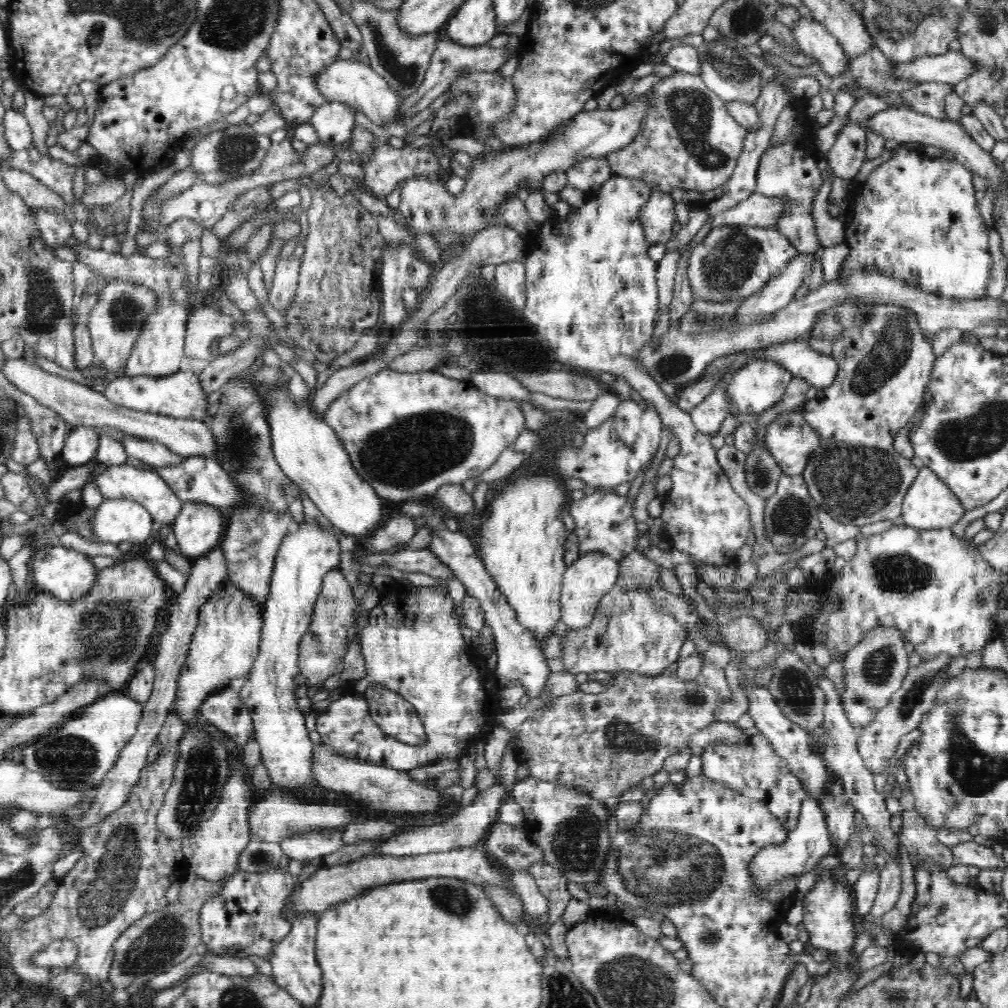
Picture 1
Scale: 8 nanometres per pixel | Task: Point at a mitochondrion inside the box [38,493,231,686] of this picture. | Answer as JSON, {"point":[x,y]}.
{"point":[104,632]}

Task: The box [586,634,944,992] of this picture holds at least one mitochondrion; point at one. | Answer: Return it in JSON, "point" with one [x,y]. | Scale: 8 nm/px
{"point":[661,867]}

